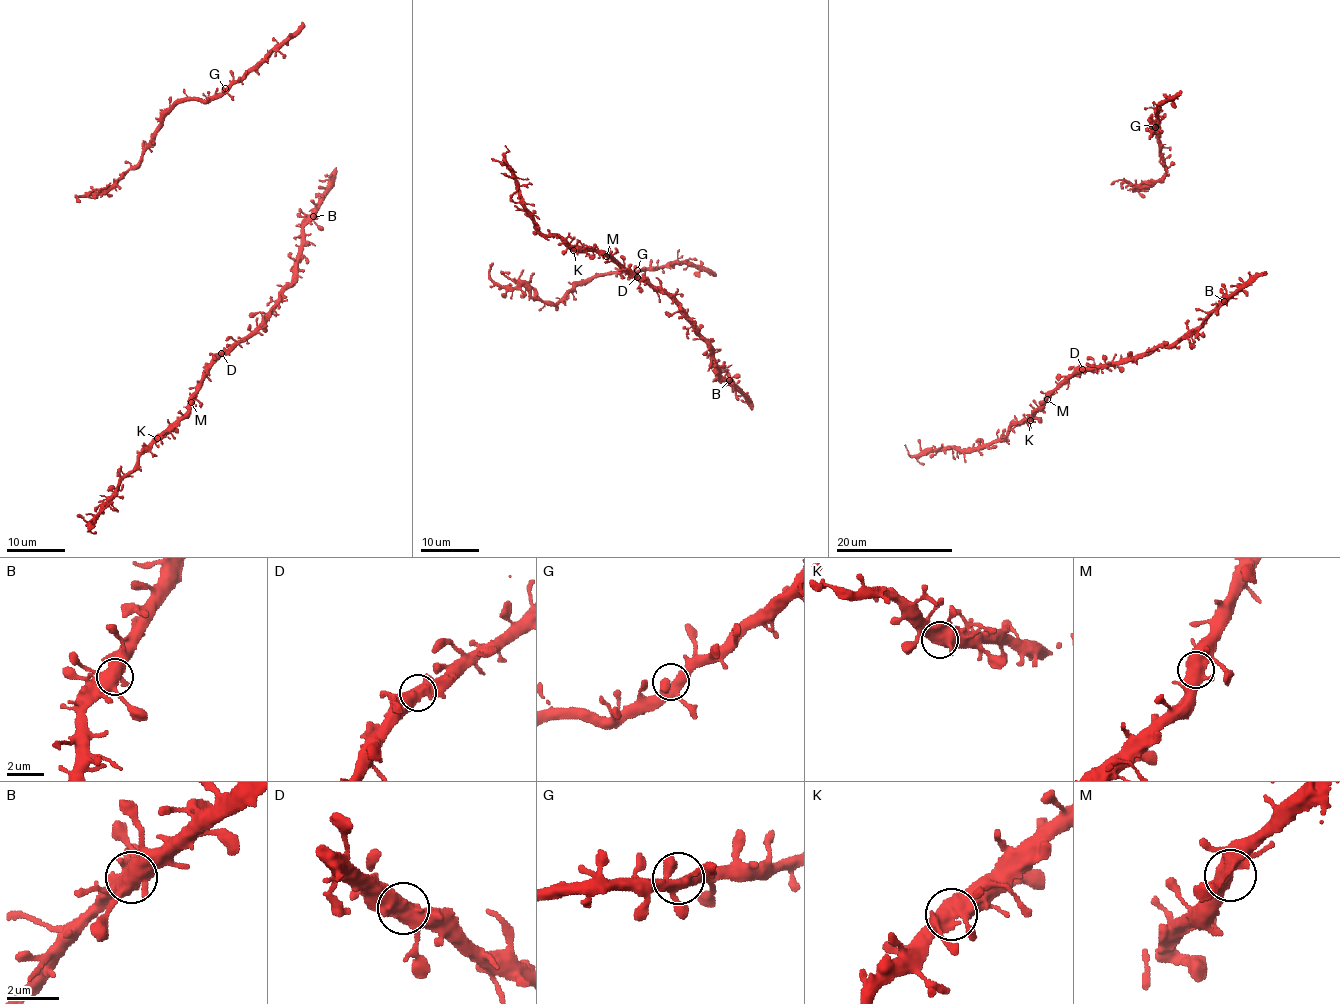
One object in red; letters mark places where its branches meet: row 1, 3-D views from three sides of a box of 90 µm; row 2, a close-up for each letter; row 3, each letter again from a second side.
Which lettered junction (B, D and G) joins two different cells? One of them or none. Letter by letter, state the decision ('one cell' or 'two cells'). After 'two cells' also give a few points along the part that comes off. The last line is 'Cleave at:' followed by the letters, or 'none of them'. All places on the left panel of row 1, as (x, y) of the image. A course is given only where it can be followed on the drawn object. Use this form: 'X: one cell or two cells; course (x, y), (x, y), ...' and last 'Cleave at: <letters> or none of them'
B: one cell
D: one cell
G: one cell
Cleave at: none of them

